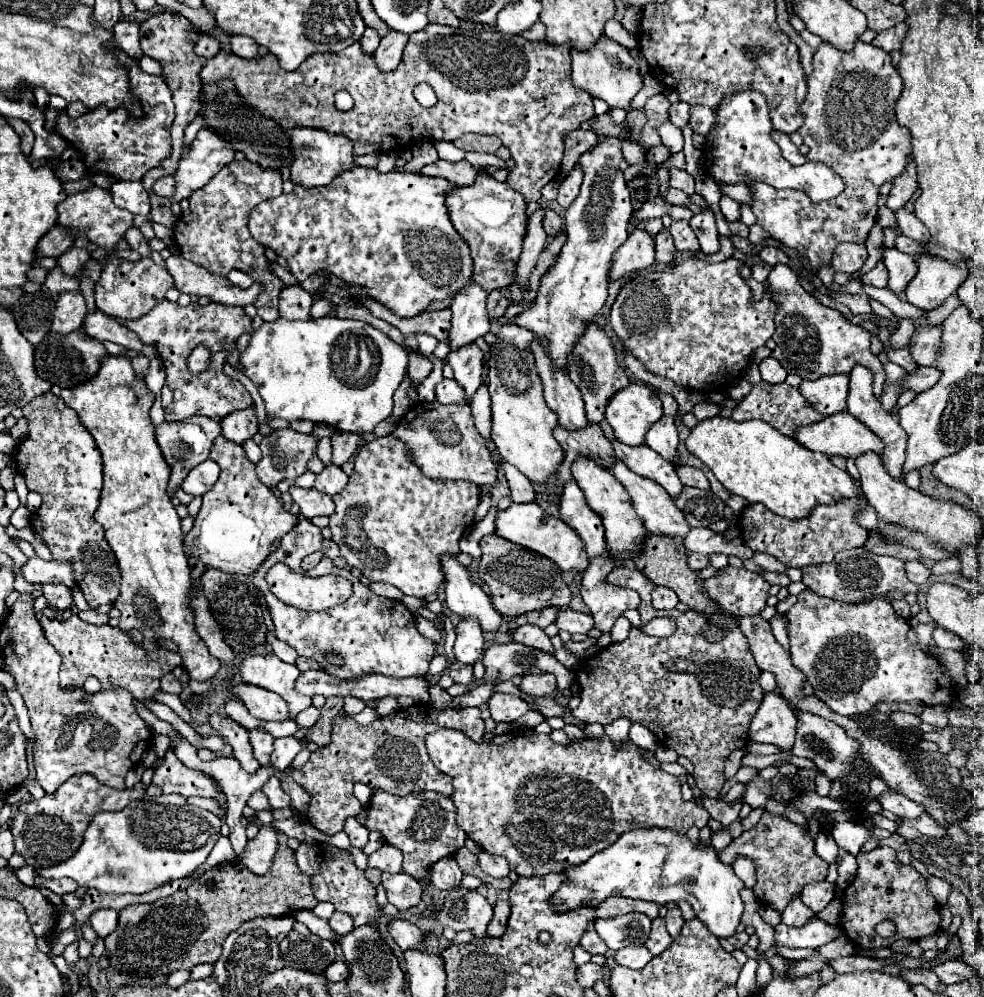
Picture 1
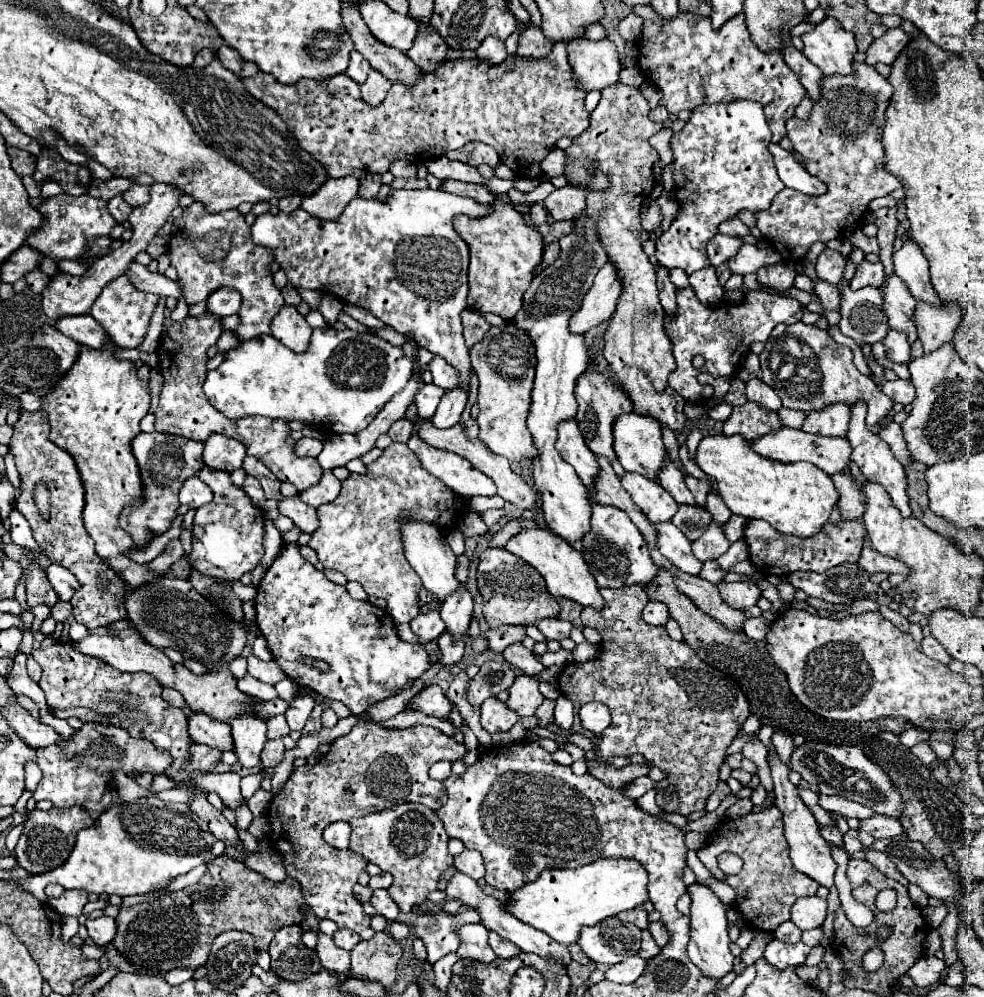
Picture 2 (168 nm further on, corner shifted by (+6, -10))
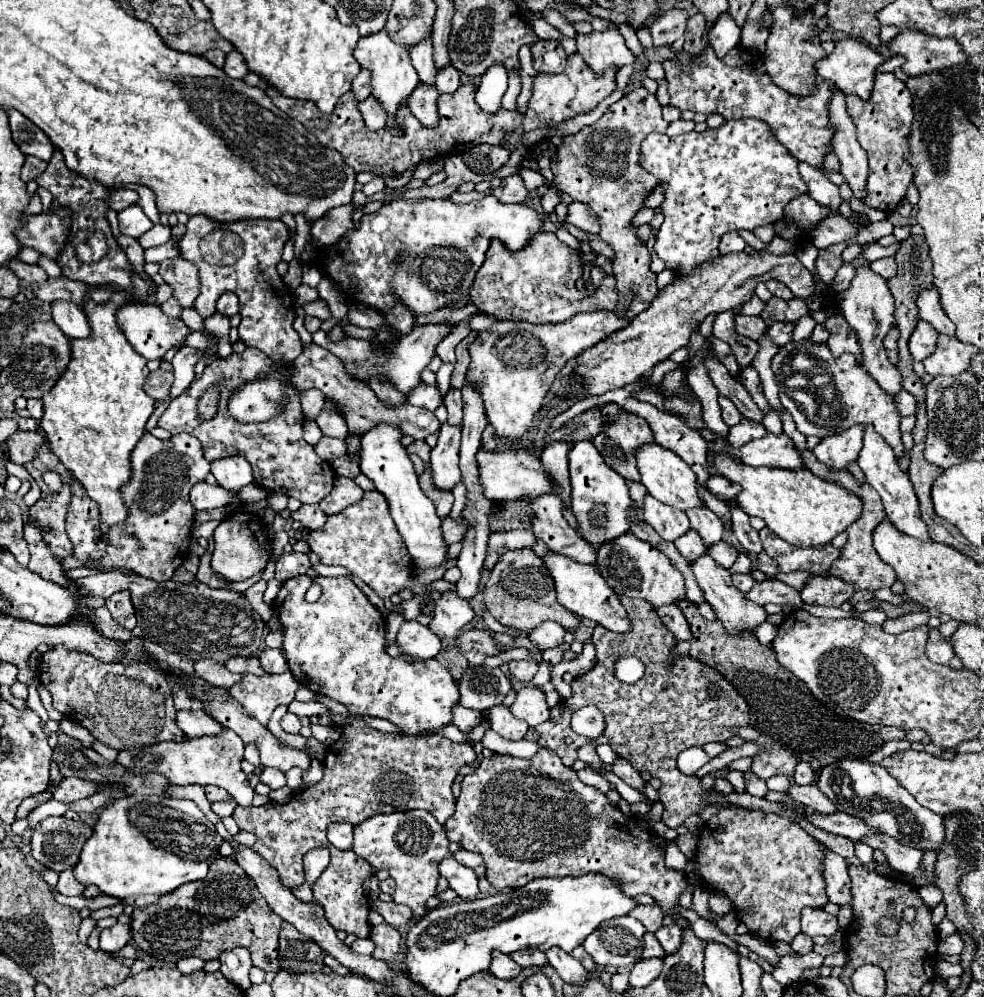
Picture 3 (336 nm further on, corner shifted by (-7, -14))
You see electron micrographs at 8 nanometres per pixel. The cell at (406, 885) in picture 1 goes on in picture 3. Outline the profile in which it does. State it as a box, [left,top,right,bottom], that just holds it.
[372,902,412,928]

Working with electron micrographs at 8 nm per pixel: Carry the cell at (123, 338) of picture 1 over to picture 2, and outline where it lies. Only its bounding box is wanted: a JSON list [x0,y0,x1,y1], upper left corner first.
[55,314,107,348]

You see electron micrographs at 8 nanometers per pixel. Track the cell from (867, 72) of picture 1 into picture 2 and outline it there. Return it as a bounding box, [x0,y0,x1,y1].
[757,64,901,262]

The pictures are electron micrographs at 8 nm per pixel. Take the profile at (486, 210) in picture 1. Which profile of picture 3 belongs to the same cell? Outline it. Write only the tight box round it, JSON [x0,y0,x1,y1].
[470,232,618,324]

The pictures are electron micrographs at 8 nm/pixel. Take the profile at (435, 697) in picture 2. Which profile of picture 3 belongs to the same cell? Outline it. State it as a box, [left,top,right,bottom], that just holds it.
[452,704,484,734]

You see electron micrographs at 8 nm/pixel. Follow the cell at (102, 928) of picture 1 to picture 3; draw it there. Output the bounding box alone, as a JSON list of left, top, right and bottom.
[100,924,130,954]

